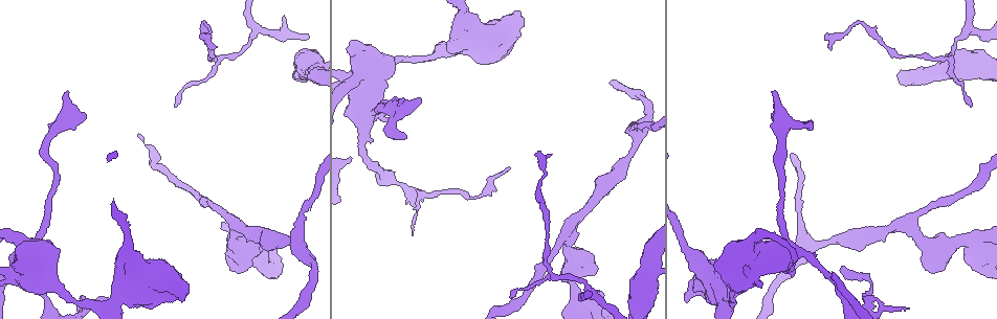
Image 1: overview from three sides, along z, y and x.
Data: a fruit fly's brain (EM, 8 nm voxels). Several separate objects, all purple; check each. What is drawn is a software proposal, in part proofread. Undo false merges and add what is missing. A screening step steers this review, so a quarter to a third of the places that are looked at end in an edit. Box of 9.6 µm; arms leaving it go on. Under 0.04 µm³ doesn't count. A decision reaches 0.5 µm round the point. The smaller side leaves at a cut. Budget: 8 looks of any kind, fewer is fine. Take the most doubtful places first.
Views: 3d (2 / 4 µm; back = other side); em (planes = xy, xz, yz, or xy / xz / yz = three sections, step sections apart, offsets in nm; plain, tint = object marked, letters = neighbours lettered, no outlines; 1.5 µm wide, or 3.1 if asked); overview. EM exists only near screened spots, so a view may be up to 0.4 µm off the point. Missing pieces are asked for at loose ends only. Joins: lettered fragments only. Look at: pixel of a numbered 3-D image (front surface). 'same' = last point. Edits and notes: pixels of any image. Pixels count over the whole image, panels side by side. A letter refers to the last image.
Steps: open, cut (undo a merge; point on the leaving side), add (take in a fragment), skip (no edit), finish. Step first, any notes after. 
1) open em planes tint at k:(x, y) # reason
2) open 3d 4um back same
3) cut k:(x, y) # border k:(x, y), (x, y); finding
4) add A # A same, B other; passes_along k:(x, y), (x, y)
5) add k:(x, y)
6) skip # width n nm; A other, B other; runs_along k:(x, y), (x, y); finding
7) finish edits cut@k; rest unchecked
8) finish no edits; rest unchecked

open 3d 2um at 1:(412, 234) # tapers out

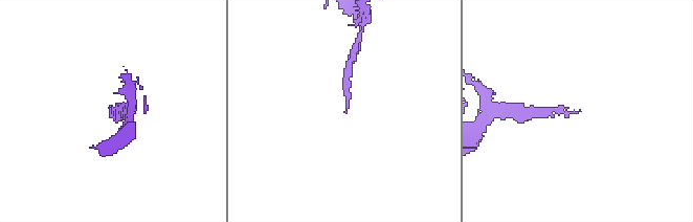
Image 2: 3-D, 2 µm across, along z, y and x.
open em planes letters at 2:(348, 108) # now the EM

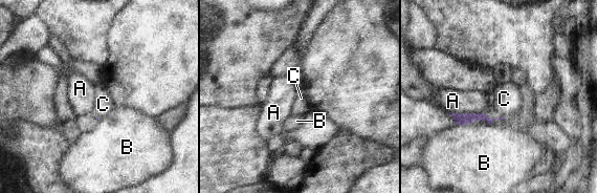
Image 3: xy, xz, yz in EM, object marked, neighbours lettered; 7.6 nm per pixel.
skip # longest_contact A 260 nm; A other, B other, C other; border 3:(473, 124), (454, 126); no lettered fragment goes on from it

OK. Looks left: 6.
open 3d 2um at 1:(518, 11) # branch stops here

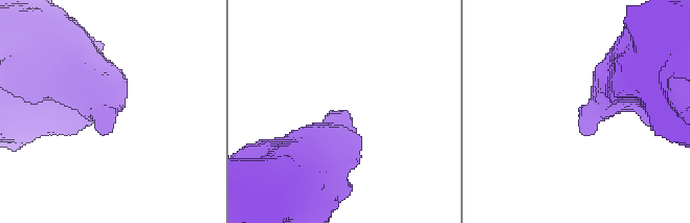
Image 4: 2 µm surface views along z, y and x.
open em xz step 8 plain at 4:(341, 112) # shape alone is not enough

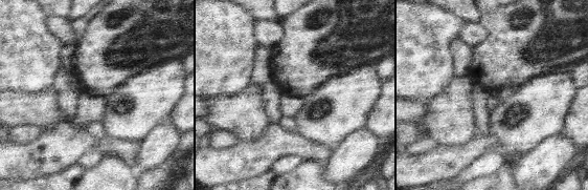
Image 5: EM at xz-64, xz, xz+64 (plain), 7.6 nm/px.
open em xz step 8 letters same

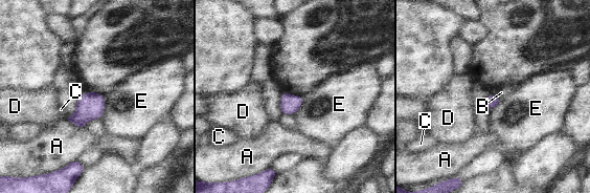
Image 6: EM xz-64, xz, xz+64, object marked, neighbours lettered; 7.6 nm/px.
skip # A other, B other, C other, D other, E other; none of them fits

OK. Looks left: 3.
open 3d 2um at 1:(511, 297) # an open end

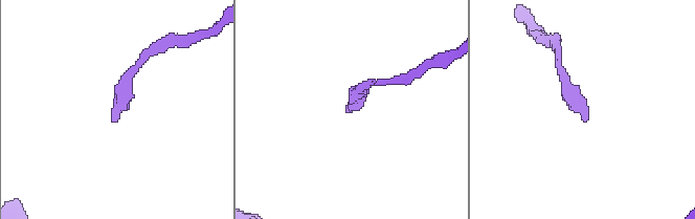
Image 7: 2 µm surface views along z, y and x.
open em planes letters at 7:(585, 121) # need the tissue

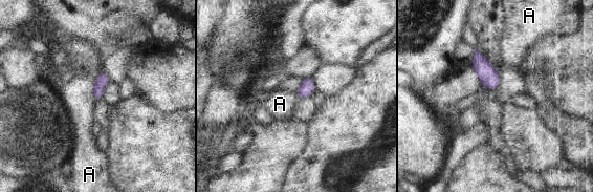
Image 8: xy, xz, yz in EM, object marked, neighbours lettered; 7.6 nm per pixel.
skip # longest_contact A 240 nm; A other; none of them fits

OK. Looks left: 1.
finish no edits; rest unchecked

